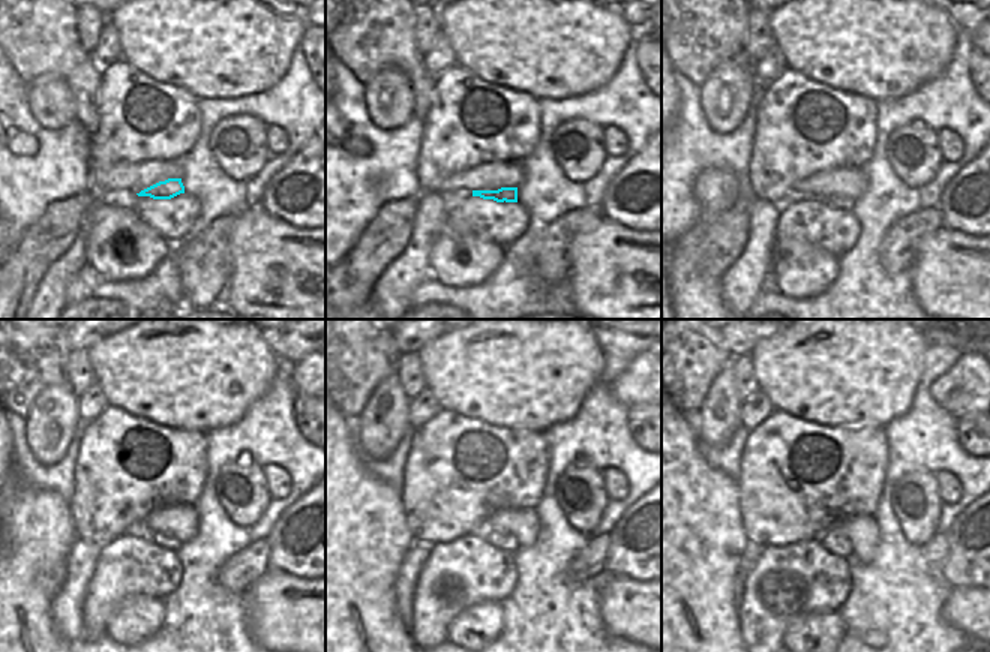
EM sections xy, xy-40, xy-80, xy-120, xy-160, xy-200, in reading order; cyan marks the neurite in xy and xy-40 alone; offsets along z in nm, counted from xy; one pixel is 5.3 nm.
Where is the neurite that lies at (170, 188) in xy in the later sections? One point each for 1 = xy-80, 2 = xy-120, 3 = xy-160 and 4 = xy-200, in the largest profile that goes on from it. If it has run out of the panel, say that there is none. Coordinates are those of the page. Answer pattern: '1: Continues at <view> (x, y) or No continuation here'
1: Continues at xy-80 (842, 203)
2: Continues at xy-120 (165, 541)
3: Continues at xy-160 (504, 541)
4: Continues at xy-200 (833, 540)

